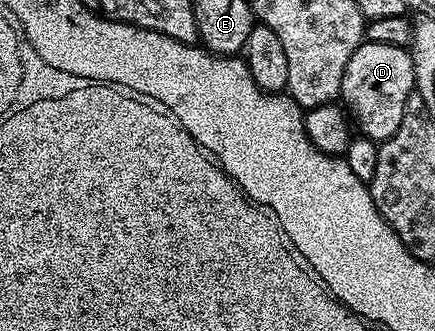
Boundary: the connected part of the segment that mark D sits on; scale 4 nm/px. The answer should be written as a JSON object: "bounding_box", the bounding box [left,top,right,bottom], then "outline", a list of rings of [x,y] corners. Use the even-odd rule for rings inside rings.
{"bounding_box":[340,41,415,144],"outline":[[[363,41],[356,52],[352,52],[352,60],[348,60],[340,98],[346,101],[344,106],[353,125],[362,129],[359,130],[361,137],[381,144],[400,128],[404,104],[415,90],[414,59],[407,47]]]}

